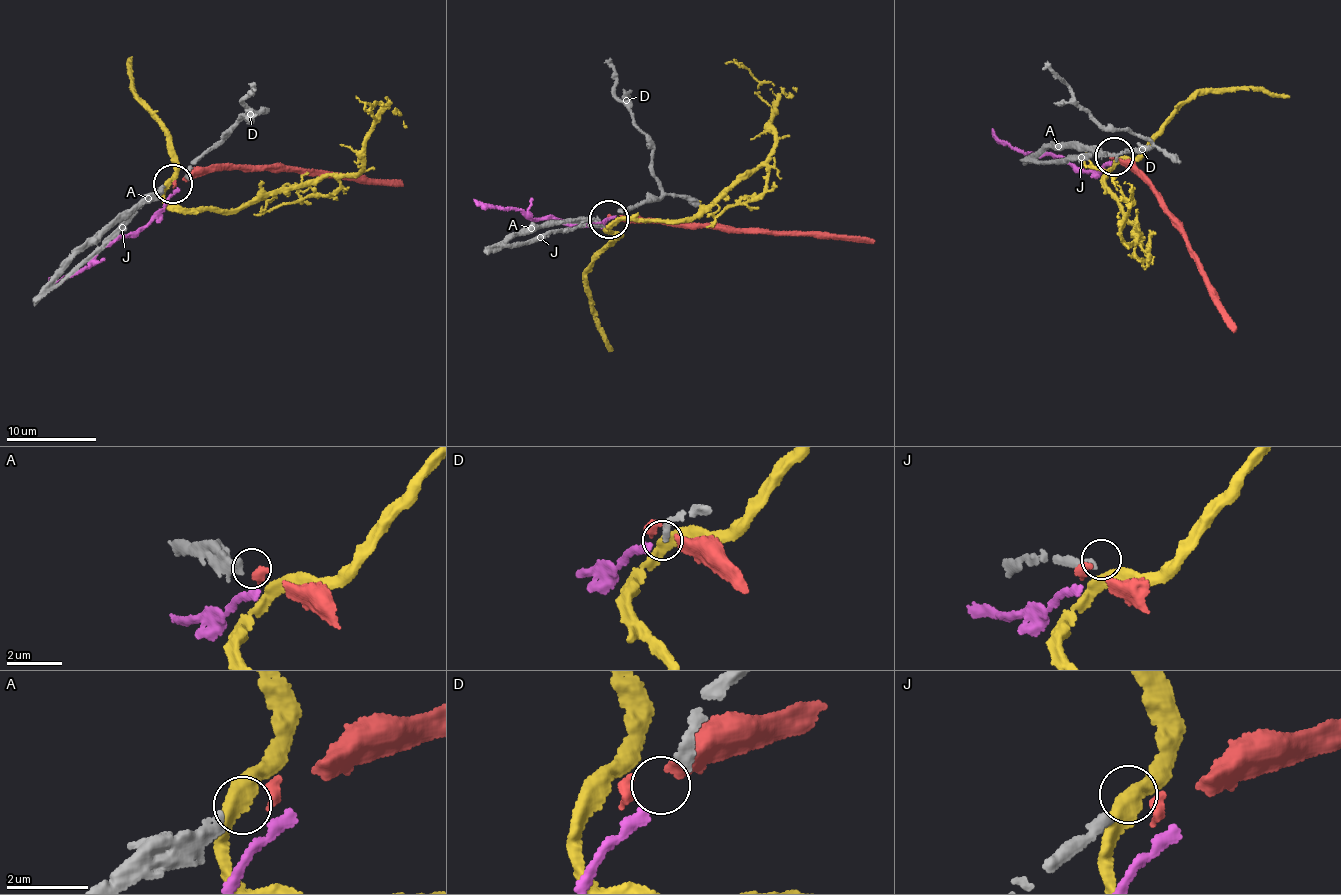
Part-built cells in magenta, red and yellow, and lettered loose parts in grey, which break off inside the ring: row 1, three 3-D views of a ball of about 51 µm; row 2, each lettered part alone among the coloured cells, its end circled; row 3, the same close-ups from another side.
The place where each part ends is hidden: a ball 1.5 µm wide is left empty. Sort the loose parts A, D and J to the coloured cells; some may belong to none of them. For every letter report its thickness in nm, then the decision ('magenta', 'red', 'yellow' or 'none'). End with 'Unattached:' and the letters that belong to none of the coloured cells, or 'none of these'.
A: 240 nm thick; red
D: 240 nm thick; magenta
J: 240 nm thick; none
Unattached: J

